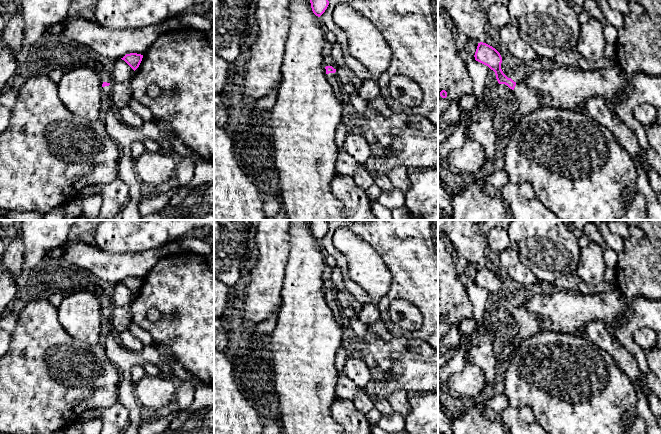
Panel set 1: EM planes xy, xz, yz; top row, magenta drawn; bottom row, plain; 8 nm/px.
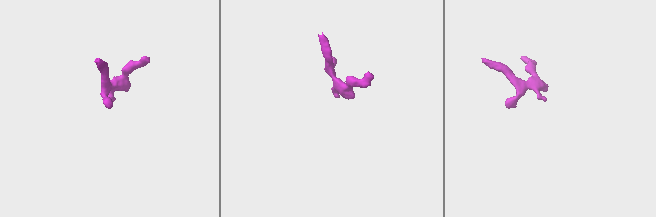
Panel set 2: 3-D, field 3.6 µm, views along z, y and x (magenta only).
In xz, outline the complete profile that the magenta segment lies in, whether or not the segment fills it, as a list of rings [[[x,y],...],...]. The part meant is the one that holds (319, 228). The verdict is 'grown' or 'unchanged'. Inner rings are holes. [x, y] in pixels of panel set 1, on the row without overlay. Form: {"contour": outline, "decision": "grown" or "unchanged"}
{"contour": [[[311,220],[311,232],[313,237],[320,241],[329,229],[327,220]]], "decision": "unchanged"}

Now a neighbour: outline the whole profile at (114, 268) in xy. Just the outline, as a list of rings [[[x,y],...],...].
[[[67,240],[62,249],[62,257],[68,264],[87,270],[98,279],[114,285],[130,277],[144,279],[161,258],[157,250],[145,253],[107,253],[95,244],[82,241]]]

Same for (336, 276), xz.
[[[338,266],[332,268],[330,279],[334,283],[336,291],[345,290],[345,286],[343,284],[343,279],[342,279],[342,274]]]

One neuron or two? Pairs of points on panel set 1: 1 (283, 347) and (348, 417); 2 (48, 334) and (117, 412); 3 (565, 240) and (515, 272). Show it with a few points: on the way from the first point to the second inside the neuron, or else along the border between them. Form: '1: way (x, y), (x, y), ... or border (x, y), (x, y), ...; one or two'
1: border (335, 396), (330, 407), (330, 414), (339, 423); two
2: border (117, 400), (109, 406), (95, 407), (89, 410); two
3: border (510, 247), (517, 254), (519, 260), (539, 280); two

